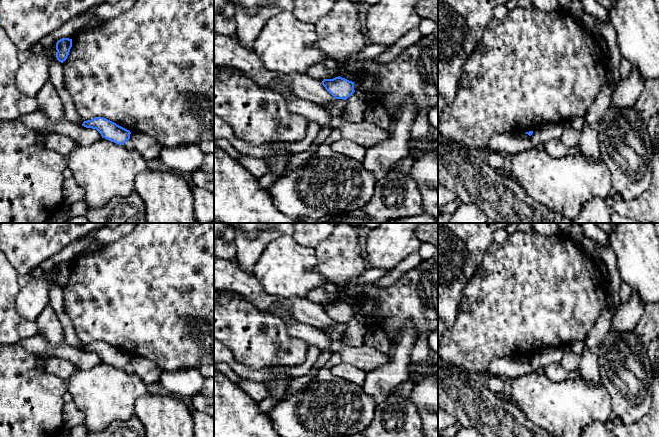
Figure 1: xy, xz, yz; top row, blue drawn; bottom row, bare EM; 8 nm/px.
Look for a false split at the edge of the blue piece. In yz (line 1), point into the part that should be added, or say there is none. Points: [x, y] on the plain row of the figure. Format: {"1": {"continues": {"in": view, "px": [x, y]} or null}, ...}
{"1": {"continues": null}}

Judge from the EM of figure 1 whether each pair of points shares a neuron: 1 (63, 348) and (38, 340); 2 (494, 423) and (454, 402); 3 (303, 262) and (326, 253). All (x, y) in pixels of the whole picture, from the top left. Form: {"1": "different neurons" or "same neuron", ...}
{"1": "same neuron", "2": "same neuron", "3": "different neurons"}

